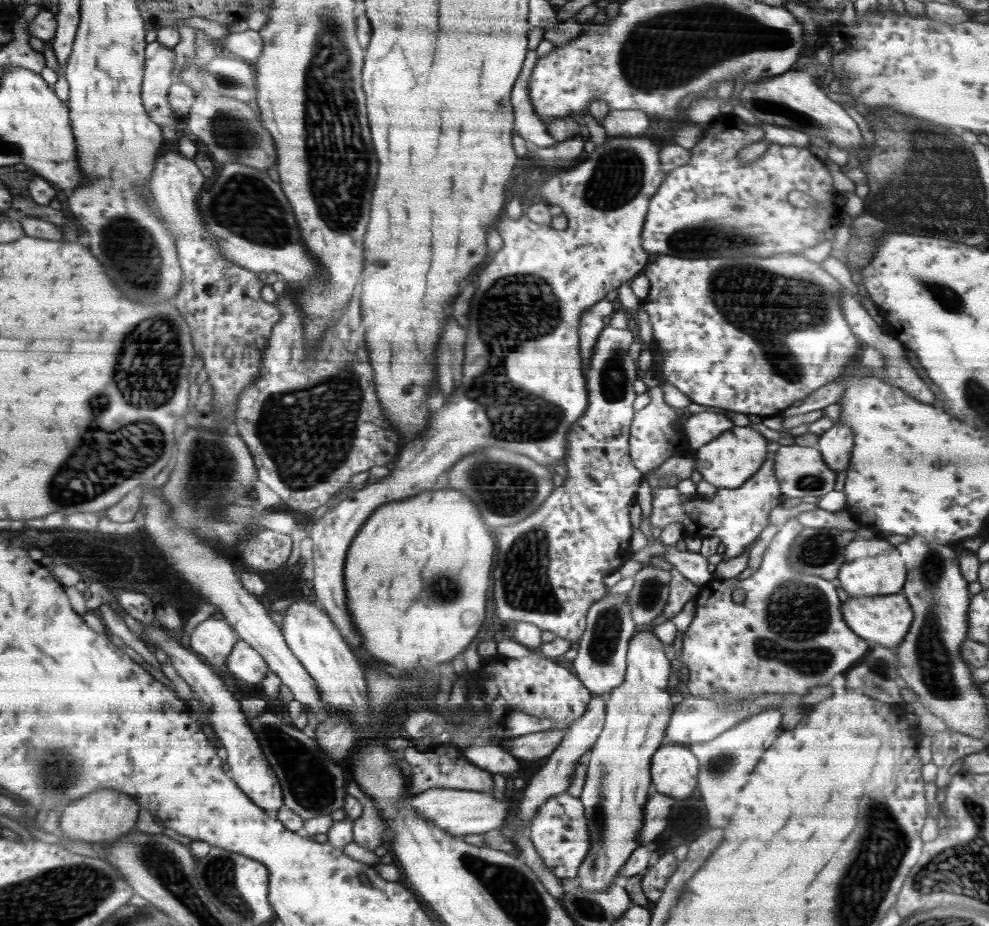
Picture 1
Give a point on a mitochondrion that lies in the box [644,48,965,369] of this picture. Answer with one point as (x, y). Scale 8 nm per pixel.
(706, 233)

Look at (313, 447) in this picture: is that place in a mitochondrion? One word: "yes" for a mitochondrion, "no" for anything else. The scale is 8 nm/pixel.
yes

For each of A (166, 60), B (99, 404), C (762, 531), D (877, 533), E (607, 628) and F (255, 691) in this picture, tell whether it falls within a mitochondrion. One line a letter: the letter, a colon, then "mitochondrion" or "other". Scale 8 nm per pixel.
A: other
B: mitochondrion
C: other
D: other
E: mitochondrion
F: other

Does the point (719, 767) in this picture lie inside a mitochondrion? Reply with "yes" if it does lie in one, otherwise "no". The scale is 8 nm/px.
yes

